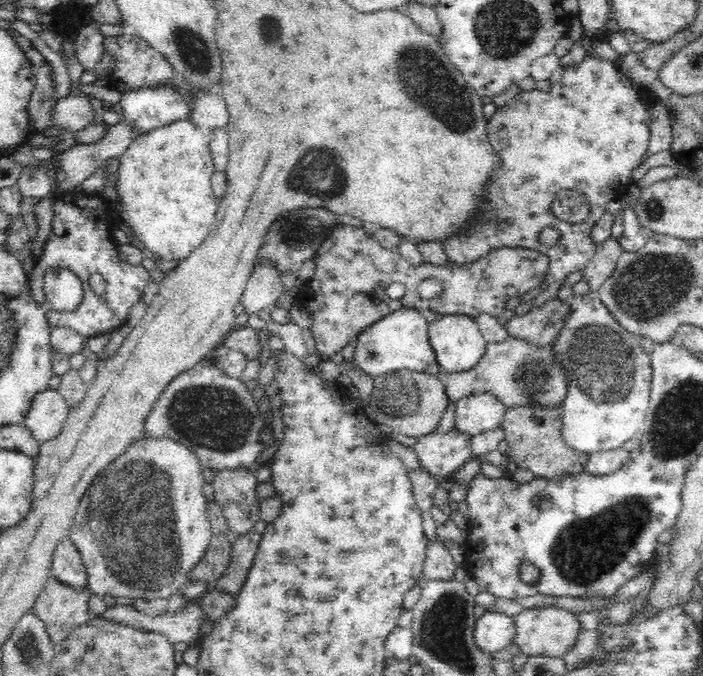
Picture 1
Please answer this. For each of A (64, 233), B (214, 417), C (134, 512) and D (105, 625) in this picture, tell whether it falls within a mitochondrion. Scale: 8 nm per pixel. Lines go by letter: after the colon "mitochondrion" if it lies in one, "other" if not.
A: other
B: mitochondrion
C: mitochondrion
D: other

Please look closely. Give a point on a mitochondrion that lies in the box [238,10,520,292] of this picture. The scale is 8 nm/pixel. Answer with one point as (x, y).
(419, 66)

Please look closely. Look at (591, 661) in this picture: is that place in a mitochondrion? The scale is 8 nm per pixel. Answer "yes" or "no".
no

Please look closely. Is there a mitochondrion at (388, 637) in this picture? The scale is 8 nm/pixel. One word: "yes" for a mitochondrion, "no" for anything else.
no

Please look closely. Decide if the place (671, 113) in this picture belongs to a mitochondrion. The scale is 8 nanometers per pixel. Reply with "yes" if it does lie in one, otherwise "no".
no

